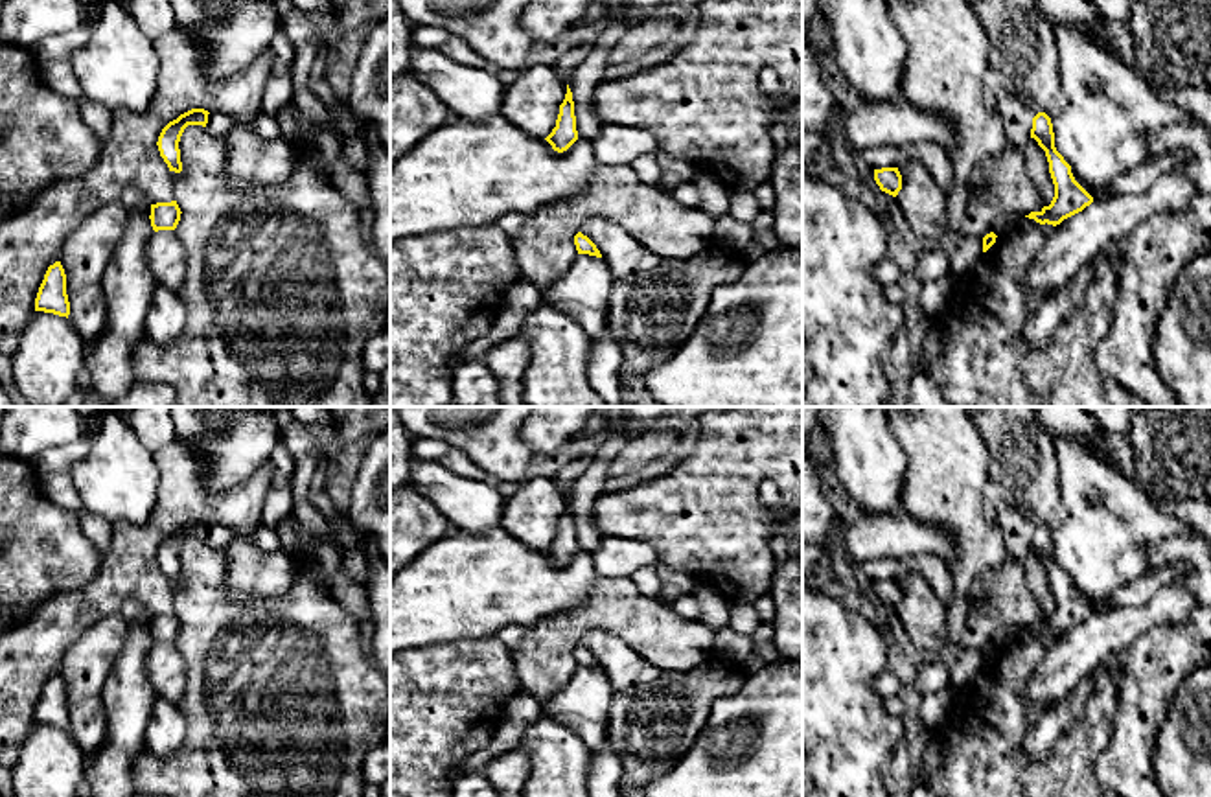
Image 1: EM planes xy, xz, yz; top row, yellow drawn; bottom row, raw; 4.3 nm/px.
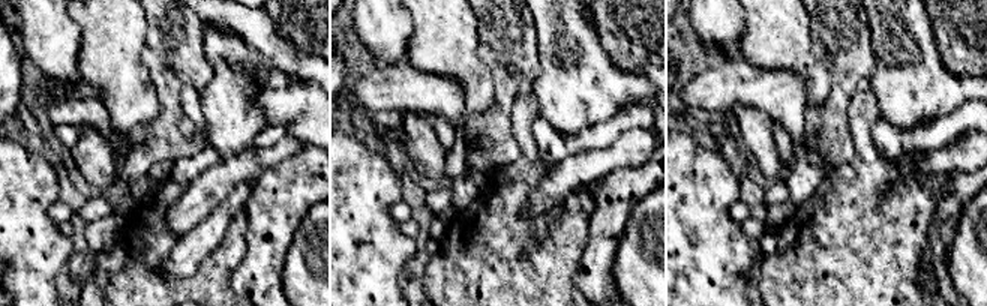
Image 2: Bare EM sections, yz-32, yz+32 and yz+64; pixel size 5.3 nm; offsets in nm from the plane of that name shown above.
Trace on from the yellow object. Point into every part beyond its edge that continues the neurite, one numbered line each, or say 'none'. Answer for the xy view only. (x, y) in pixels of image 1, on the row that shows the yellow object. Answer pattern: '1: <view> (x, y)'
1: xy (218, 124)

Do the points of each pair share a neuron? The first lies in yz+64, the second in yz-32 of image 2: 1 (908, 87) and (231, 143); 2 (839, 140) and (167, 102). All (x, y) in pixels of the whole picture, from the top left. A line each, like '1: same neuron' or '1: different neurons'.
1: same neuron
2: same neuron

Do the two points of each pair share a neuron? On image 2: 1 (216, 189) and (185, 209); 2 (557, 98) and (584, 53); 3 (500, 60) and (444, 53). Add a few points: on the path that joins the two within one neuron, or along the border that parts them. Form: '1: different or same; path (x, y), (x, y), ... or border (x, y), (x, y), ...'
1: same; path (209, 189), (192, 206)
2: same; path (567, 87), (576, 78), (579, 63)
3: different; border (477, 23), (477, 56), (489, 71), (494, 90)

